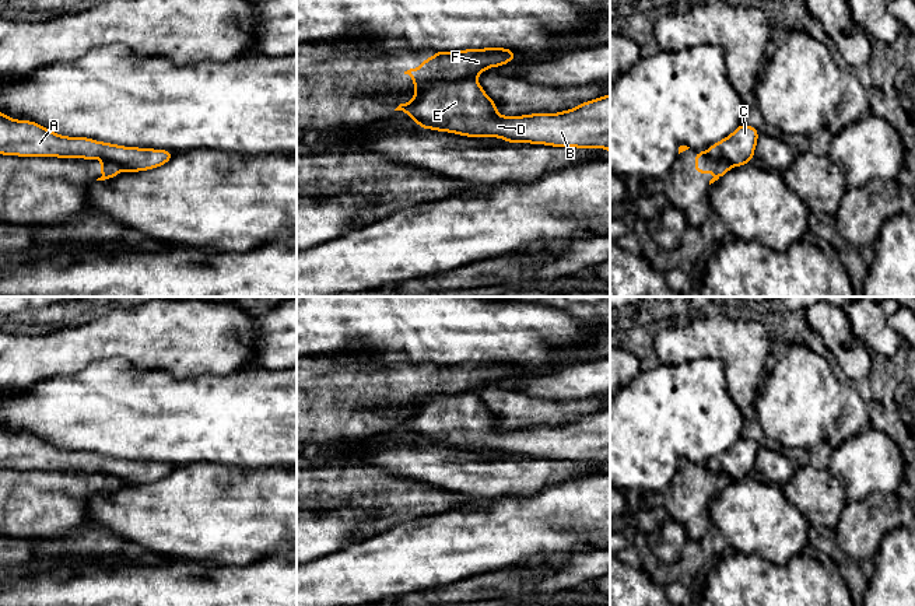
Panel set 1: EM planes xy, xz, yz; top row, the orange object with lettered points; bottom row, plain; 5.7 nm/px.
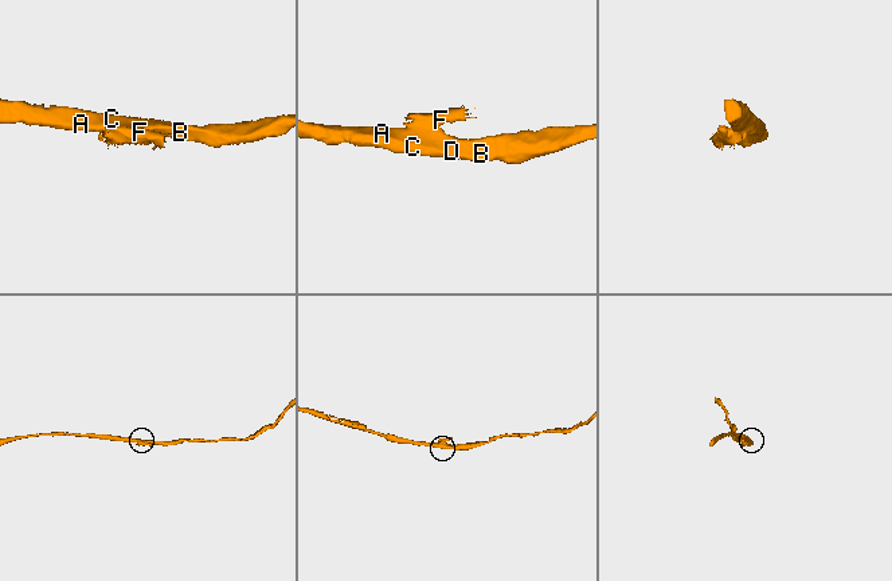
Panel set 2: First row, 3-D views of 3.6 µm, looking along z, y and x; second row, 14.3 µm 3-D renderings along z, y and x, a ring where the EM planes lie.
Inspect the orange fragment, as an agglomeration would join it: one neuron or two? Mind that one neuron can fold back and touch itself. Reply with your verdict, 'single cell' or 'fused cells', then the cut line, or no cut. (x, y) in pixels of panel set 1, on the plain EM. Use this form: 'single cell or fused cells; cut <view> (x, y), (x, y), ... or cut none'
fused cells; cut xz (474, 389), (431, 395), (413, 413)

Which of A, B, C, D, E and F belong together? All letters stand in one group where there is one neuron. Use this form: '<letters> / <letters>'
A B C D E / F

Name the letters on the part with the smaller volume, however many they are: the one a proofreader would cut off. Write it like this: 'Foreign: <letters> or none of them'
Foreign: F

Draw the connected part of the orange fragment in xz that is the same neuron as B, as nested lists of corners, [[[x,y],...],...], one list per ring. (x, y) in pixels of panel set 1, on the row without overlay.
[[[474,390],[427,397],[420,411],[399,418],[395,424],[406,425],[423,442],[466,451],[499,451],[506,456],[576,462],[602,460],[610,466],[610,407],[558,427],[501,430],[497,425],[497,417],[484,406]]]

